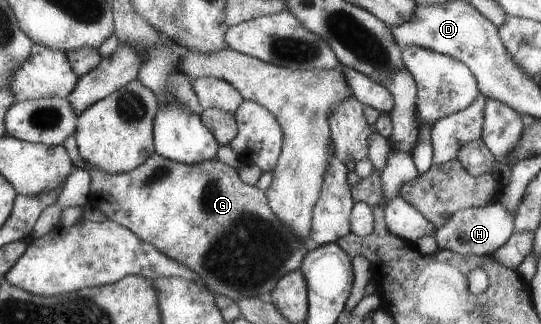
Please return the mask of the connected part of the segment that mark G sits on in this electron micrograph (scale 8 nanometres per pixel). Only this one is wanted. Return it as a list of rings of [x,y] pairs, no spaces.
[[[75,135],[68,136],[68,138],[64,140],[63,146],[66,148],[66,151],[72,160],[74,169],[80,168],[91,174],[88,203],[92,208],[97,208],[99,211],[102,211],[111,221],[115,221],[116,223],[131,229],[140,240],[154,245],[160,252],[163,252],[168,256],[168,258],[193,270],[201,279],[200,282],[202,282],[202,284],[204,284],[204,286],[206,286],[206,288],[214,295],[224,295],[235,301],[246,297],[260,297],[262,299],[267,299],[267,296],[274,290],[276,283],[278,283],[284,275],[302,267],[303,260],[313,247],[310,242],[300,239],[287,224],[284,224],[283,221],[275,215],[275,211],[271,208],[266,192],[256,188],[256,185],[248,186],[248,184],[242,182],[242,180],[238,178],[238,172],[236,172],[234,168],[219,161],[218,158],[209,160],[206,163],[200,163],[199,165],[185,165],[184,163],[171,161],[170,159],[155,153],[150,156],[150,158],[146,159],[139,167],[136,167],[134,171],[111,175],[106,171],[89,168],[89,165],[83,161],[83,158],[79,154]]]

